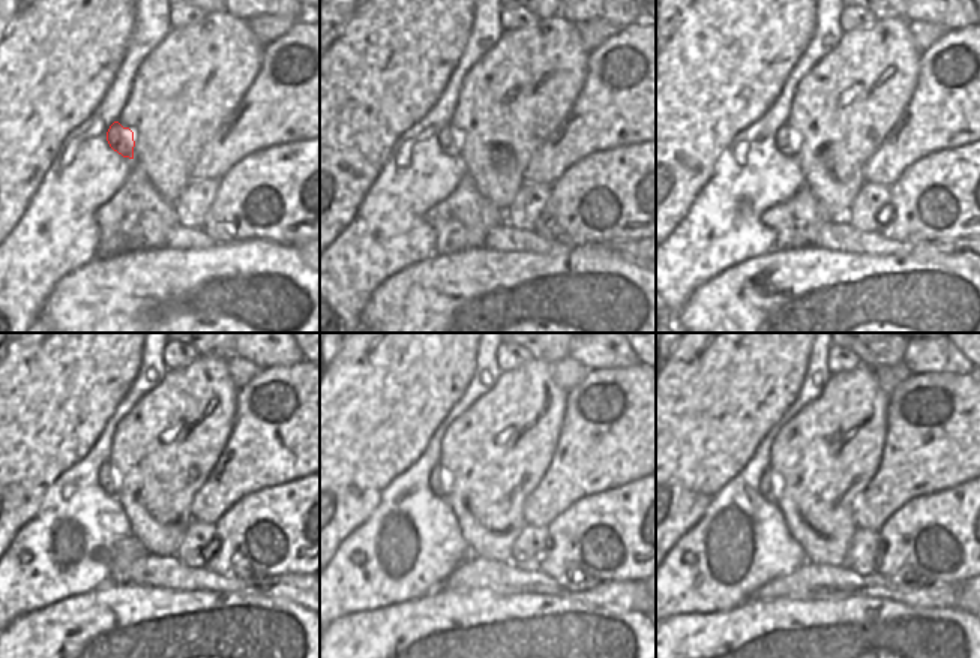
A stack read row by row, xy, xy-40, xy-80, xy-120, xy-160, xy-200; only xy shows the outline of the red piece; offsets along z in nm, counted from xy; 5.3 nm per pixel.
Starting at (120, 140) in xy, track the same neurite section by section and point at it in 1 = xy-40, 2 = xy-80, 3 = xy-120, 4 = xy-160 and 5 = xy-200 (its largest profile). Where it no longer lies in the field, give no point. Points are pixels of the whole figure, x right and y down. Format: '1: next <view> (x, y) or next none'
1: next xy-40 (450, 143)
2: next xy-80 (787, 143)
3: next xy-120 (108, 481)
4: next xy-160 (440, 481)
5: next xy-200 (770, 486)

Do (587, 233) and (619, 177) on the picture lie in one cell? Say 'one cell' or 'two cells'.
one cell

